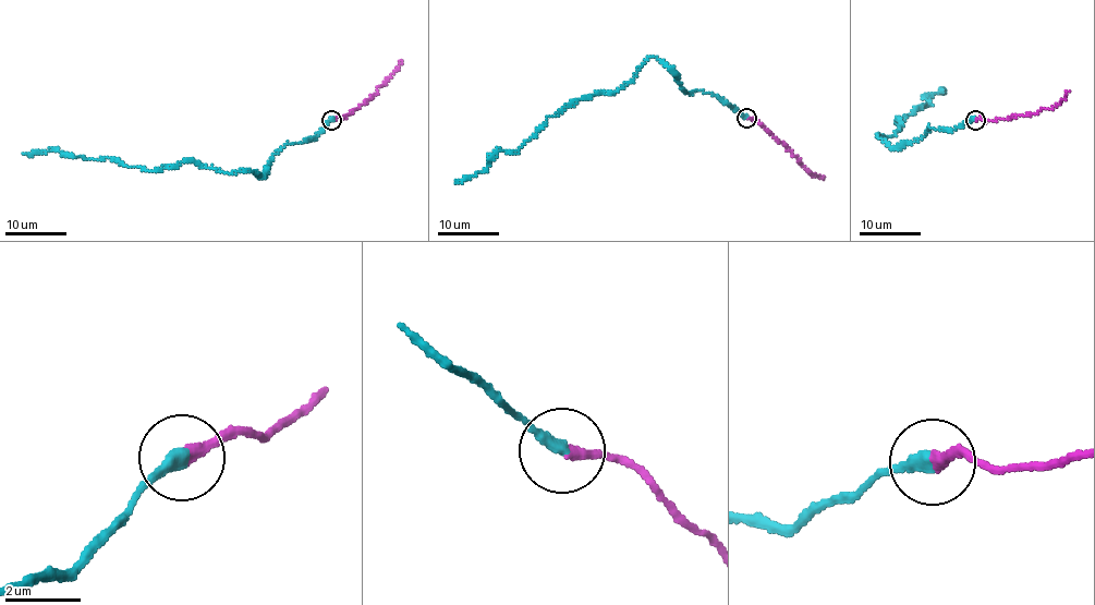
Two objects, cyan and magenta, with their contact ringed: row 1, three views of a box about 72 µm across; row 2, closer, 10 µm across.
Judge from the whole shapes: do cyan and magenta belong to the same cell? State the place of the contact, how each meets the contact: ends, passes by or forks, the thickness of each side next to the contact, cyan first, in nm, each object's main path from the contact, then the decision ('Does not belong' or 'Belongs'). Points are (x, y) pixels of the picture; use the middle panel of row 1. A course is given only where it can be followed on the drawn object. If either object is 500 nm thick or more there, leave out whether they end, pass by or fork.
Place: (746, 118). At the ring cyan ends. At the ring magenta ends. Thickness 380 nm (cyan) against 260 nm. Course of cyan: (746, 118), (686, 94), (648, 58), (454, 182). Course of magenta: (746, 118), (756, 120), (805, 168), (824, 178). Belongs

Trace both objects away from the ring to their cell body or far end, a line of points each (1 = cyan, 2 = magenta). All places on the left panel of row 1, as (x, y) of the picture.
1: (332, 120), (314, 137), (283, 145), (262, 176), (221, 171), (194, 161), (154, 171), (55, 149), (22, 153)
2: (332, 120), (352, 112), (381, 86), (402, 59)

